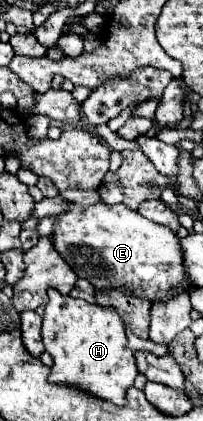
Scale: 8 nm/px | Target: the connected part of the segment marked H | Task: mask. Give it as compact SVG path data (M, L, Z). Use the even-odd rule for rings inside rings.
M49 289L47 295L49 303L45 305L43 315L43 345L53 357L49 381L67 383L115 405L125 405L125 391L137 377L137 365L133 351L127 347L125 325L119 313L115 313L115 309L103 309L97 303L61 295L57 289Z

